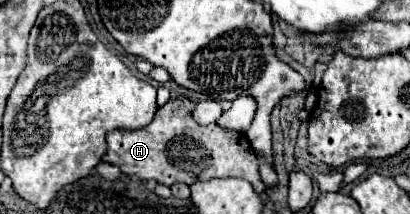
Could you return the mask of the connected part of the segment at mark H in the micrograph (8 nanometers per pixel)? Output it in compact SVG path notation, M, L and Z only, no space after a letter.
M188 98L168 100L162 108L158 108L152 124L146 128L108 132L108 152L102 160L118 166L124 174L134 174L140 180L156 180L164 186L172 186L176 182L190 186L198 180L212 178L246 178L258 194L266 192L258 172L258 158L248 144L246 134L224 130L218 124L196 124L192 118L194 106L196 102Z

